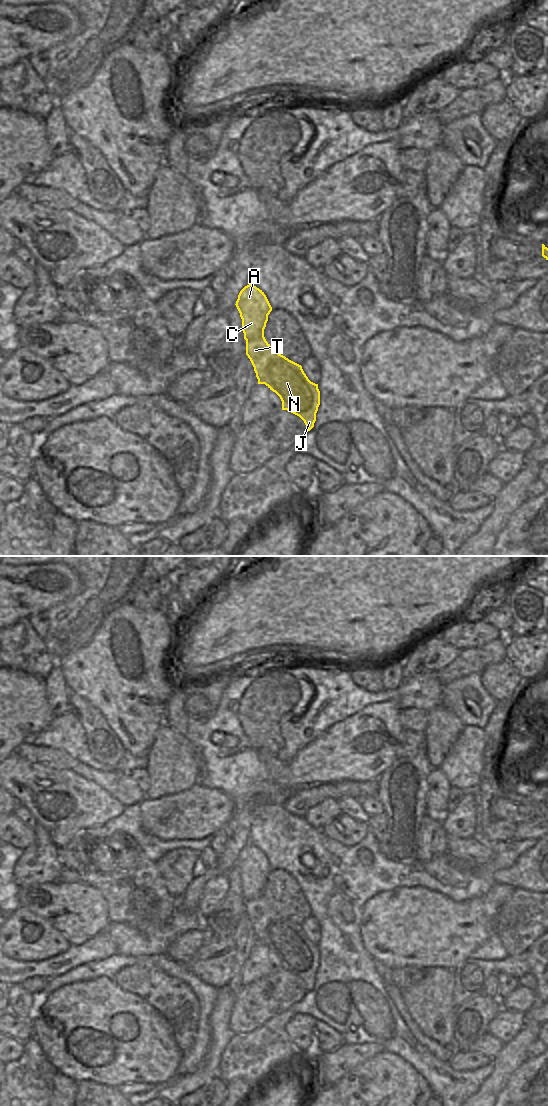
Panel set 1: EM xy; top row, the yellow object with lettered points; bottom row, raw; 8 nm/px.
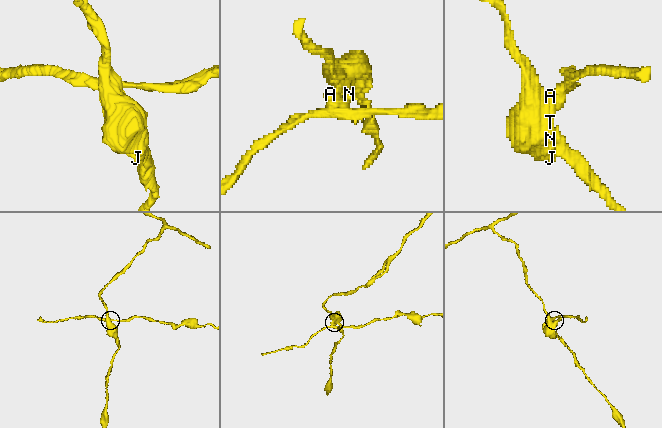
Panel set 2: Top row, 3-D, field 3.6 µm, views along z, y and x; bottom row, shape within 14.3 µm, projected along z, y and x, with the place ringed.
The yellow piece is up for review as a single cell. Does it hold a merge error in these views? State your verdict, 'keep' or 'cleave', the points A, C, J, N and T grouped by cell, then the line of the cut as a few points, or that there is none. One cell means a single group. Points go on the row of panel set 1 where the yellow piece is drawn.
cleave; A C / J N T; cut in xy along (263, 335), (246, 340)

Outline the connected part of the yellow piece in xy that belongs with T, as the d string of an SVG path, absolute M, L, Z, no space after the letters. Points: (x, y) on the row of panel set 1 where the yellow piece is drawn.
M264 336L255 340L246 340L246 355L254 367L258 384L265 384L275 392L282 401L282 410L299 416L304 421L307 431L310 431L314 427L316 413L320 405L318 384L308 379L301 365L279 354Z

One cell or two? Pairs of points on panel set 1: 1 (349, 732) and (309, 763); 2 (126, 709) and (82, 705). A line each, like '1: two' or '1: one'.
1: one
2: two

